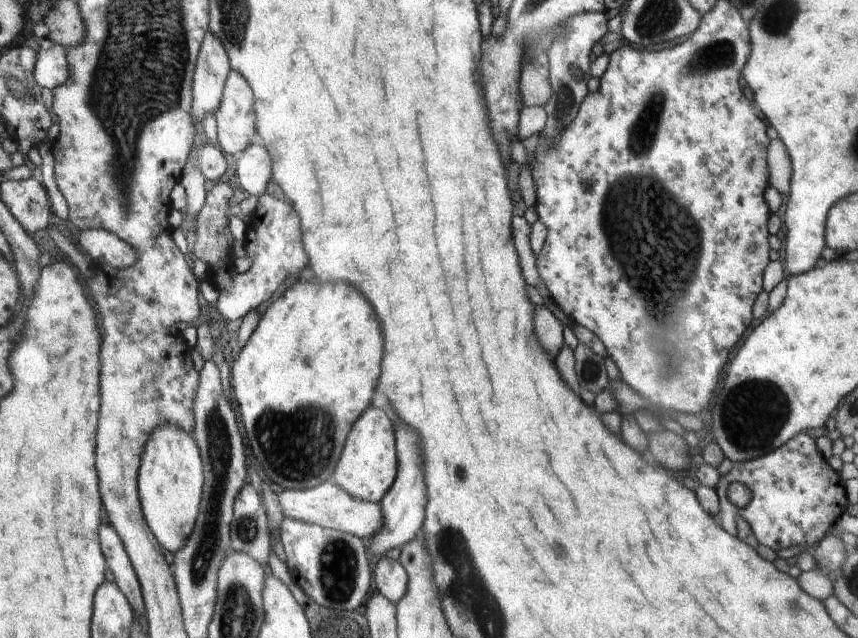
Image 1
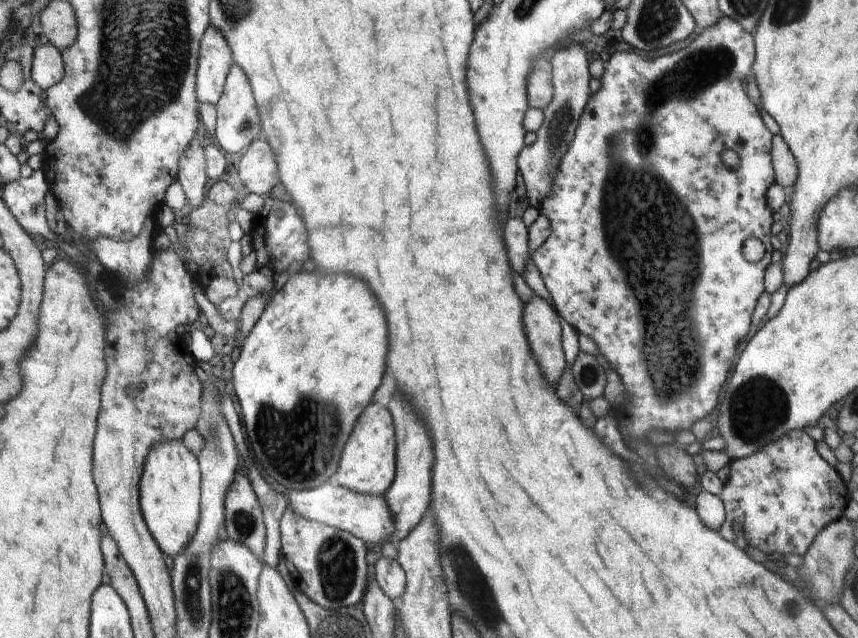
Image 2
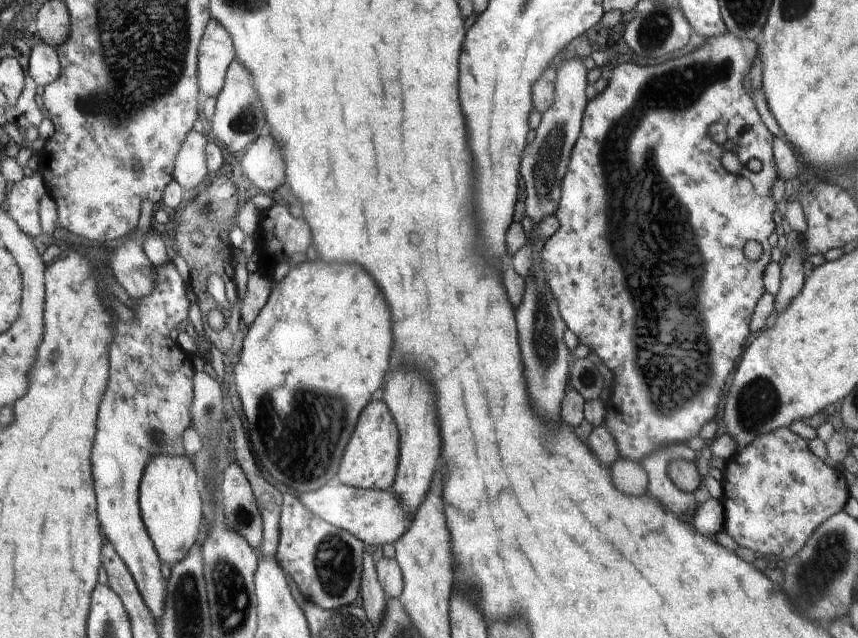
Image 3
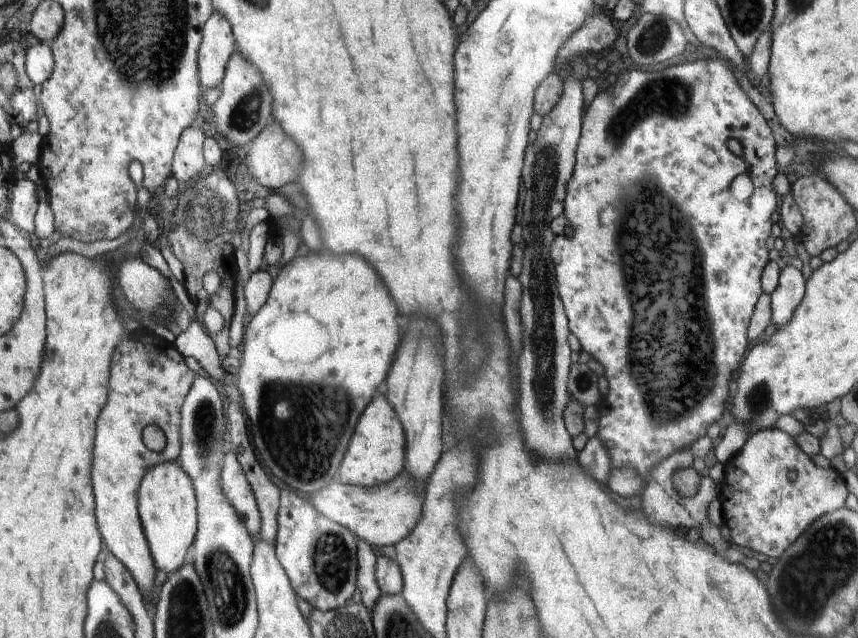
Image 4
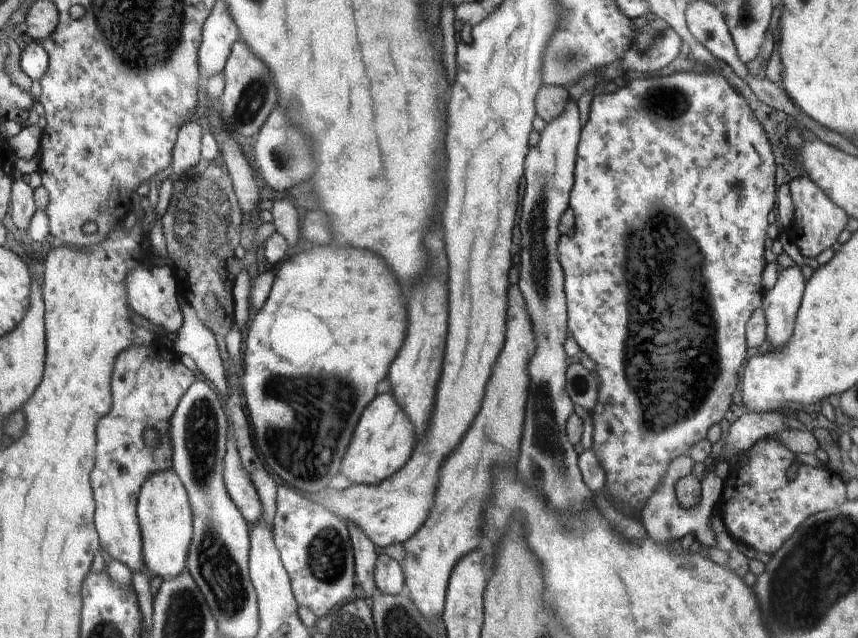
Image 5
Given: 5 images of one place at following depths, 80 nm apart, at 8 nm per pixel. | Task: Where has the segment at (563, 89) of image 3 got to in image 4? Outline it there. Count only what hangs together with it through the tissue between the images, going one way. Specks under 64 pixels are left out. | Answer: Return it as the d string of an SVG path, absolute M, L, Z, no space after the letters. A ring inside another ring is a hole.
M569 71L563 76L565 93L561 100L554 106L552 112L543 116L540 128L537 130L537 139L530 143L526 160L524 160L524 175L526 183L526 196L523 205L521 220L523 240L522 270L517 276L522 287L521 297L521 321L522 328L522 354L518 360L518 372L520 372L520 400L518 408L522 410L522 422L526 422L526 442L530 442L530 450L538 454L542 460L574 460L578 452L572 446L572 435L565 426L565 410L571 401L566 390L568 370L570 370L570 348L568 348L568 321L561 298L560 288L557 286L556 267L554 266L551 249L556 235L553 233L552 222L564 212L565 194L568 192L569 182L572 181L576 168L577 145L581 140L581 129L584 127L584 100L582 90L576 80L572 80Z

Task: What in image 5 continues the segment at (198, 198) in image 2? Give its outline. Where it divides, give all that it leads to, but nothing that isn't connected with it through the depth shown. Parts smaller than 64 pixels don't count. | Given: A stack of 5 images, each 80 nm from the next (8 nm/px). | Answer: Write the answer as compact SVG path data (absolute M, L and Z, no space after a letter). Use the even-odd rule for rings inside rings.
M188 121L179 134L174 151L173 172L174 177L182 178L186 172L196 166L203 158L204 128L200 122Z

